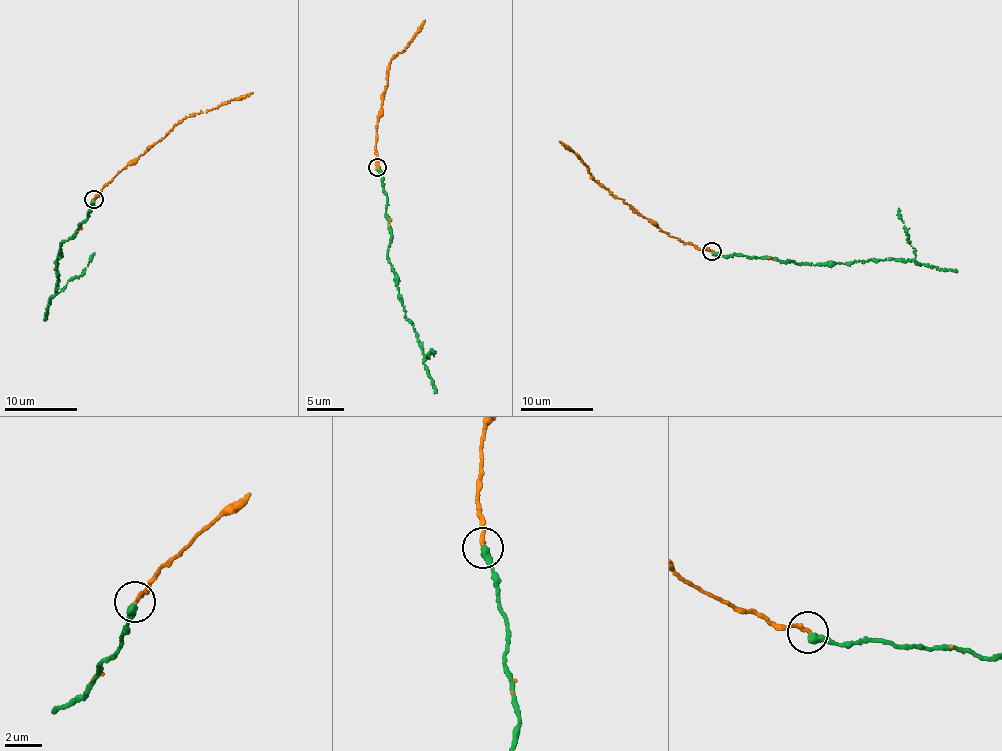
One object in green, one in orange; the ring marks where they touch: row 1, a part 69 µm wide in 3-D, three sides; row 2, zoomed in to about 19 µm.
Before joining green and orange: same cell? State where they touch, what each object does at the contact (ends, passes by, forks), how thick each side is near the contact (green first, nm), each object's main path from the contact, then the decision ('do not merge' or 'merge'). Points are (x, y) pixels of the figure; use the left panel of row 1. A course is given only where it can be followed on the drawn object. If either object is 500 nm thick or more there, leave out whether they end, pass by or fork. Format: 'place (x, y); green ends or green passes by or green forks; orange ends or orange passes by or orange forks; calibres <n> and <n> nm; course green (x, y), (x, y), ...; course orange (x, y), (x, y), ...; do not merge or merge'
place (93, 199); green ends; orange ends; calibres 400 and 280 nm; course green (92, 199), (88, 218), (61, 244), (55, 290), (82, 274), (94, 253); course orange (93, 198), (124, 167), (183, 118), (252, 92); merge

